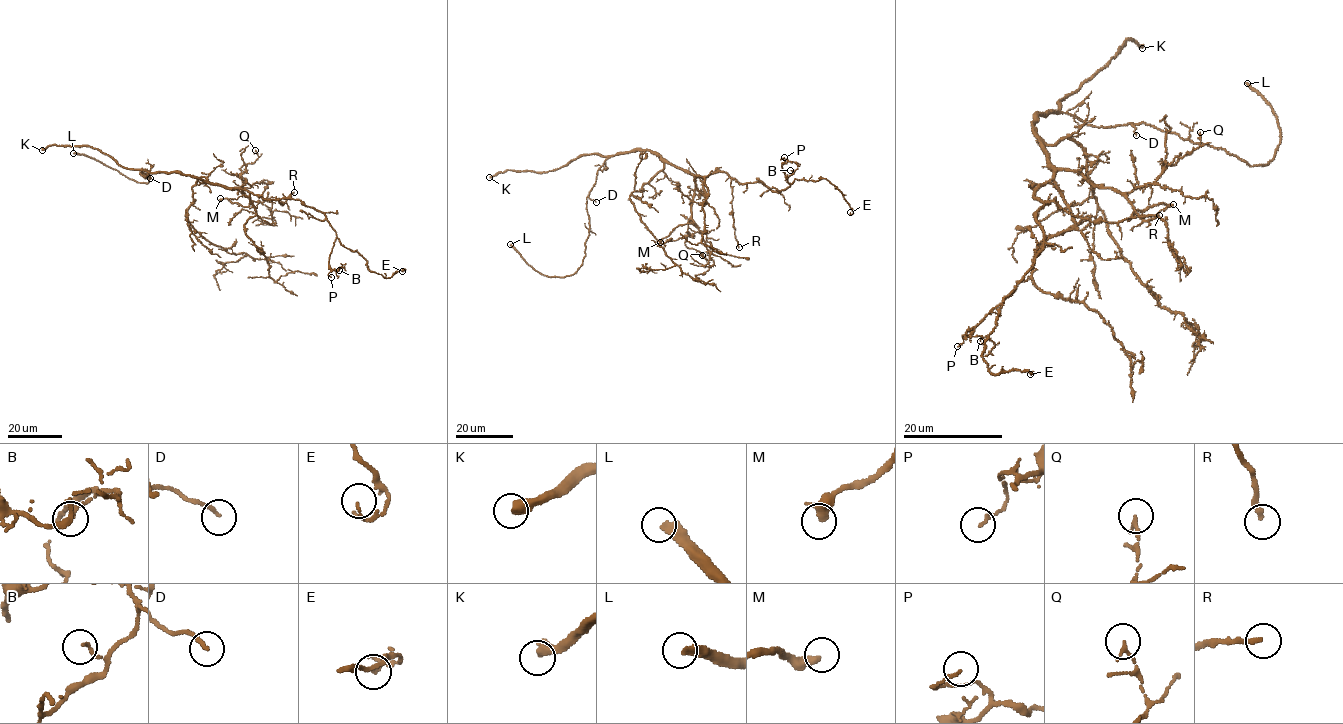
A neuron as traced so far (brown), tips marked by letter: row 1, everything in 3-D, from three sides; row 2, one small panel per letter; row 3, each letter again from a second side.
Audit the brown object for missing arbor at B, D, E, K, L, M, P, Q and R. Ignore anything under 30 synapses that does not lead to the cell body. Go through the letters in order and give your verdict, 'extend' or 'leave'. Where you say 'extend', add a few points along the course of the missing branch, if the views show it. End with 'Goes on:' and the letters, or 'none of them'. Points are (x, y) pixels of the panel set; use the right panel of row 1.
B: leave
D: leave
E: leave
K: extend; course (1142, 48), (1169, 96), (1160, 125), (1135, 120), (1120, 143), (1055, 120), (974, 147), (939, 186), (925, 257)
L: extend; course (1247, 83), (1236, 78), (1231, 70), (1233, 59), (1229, 54), (1227, 56)
M: extend; course (1173, 204), (1186, 203), (1203, 211), (1201, 236), (1197, 240), (1204, 257)
P: leave
Q: leave
R: leave
Goes on: K, L, M

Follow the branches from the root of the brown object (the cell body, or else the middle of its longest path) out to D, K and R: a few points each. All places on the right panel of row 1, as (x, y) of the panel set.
D: (1044, 143), (1033, 123), (1041, 114), (1050, 110), (1065, 113), (1097, 127), (1131, 124), (1136, 135)
K: (1044, 143), (1033, 123), (1041, 114), (1057, 111), (1065, 95), (1104, 67), (1127, 40), (1133, 39), (1142, 48)
R: (1044, 143), (1048, 165), (1054, 172), (1034, 196), (1056, 201), (1071, 214), (1093, 222), (1159, 215)

